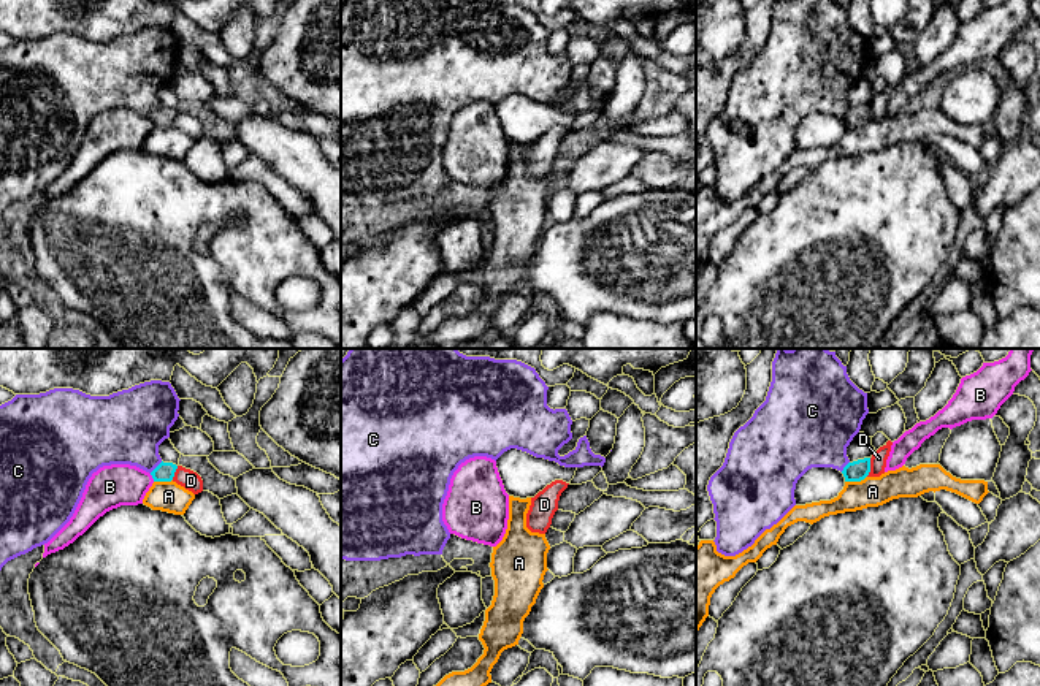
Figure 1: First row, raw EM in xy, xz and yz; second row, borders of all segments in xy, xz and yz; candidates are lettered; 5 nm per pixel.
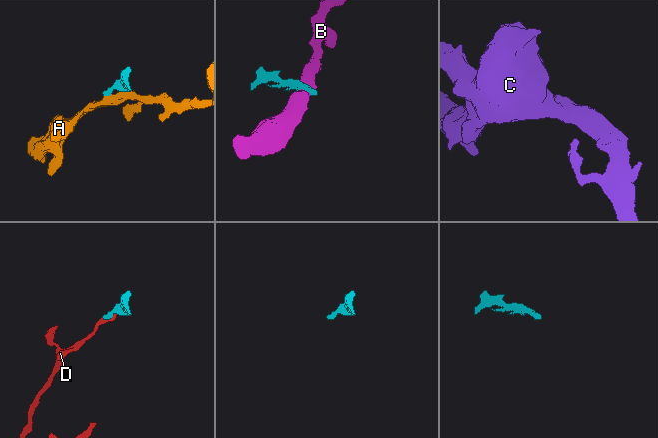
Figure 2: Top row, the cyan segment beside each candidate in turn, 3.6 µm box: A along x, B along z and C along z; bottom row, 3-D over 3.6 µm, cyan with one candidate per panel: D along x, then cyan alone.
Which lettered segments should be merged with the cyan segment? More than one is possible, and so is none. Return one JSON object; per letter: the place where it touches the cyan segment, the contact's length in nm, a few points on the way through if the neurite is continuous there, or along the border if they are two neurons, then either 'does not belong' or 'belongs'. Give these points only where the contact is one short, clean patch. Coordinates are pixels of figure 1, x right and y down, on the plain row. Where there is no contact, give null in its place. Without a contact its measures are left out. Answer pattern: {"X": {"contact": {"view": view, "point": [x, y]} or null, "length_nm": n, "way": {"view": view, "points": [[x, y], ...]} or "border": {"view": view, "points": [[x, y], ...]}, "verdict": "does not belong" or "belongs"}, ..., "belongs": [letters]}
{"A": {"contact": {"view": "yz", "point": [855, 125]}, "length_nm": 120, "border": {"view": "yz", "points": [[866, 121], [856, 127], [845, 127]]}, "verdict": "does not belong"}, "B": {"contact": {"view": "xy", "point": [152, 122]}, "length_nm": 50, "border": {"view": "xy", "points": [[149, 119], [154, 125]]}, "verdict": "does not belong"}, "C": {"contact": {"view": "xy", "point": [157, 111]}, "length_nm": 90, "verdict": "does not belong"}, "D": {"contact": {"view": "yz", "point": [869, 113]}, "length_nm": 100, "border": {"view": "yz", "points": [[871, 103], [871, 116], [866, 121]]}, "verdict": "does not belong"}, "belongs": []}

